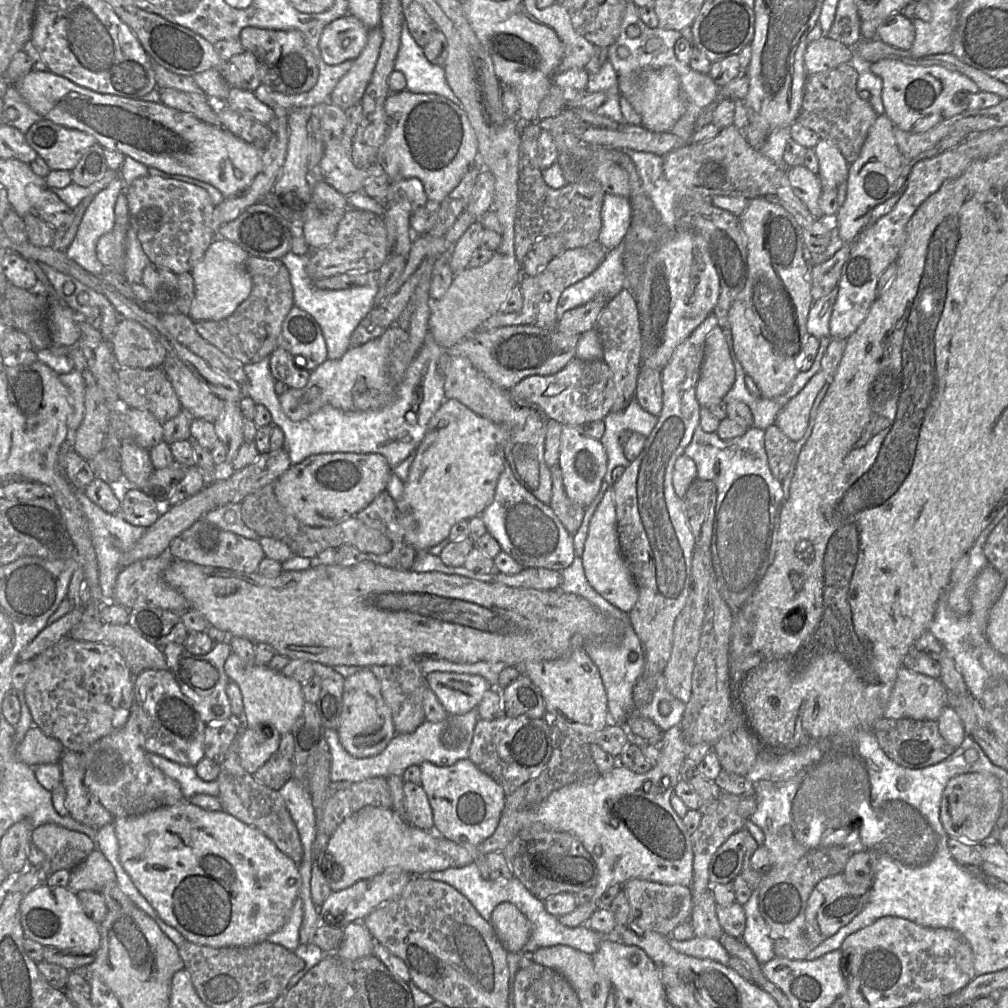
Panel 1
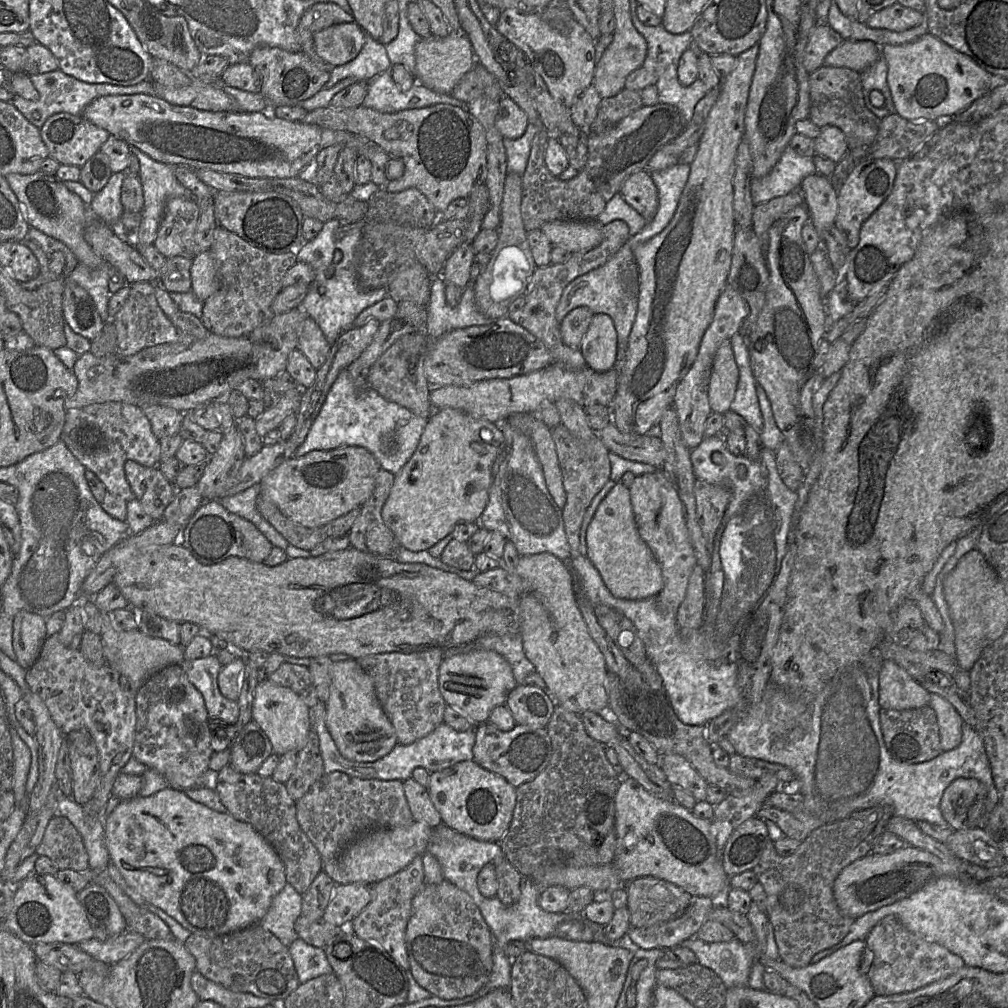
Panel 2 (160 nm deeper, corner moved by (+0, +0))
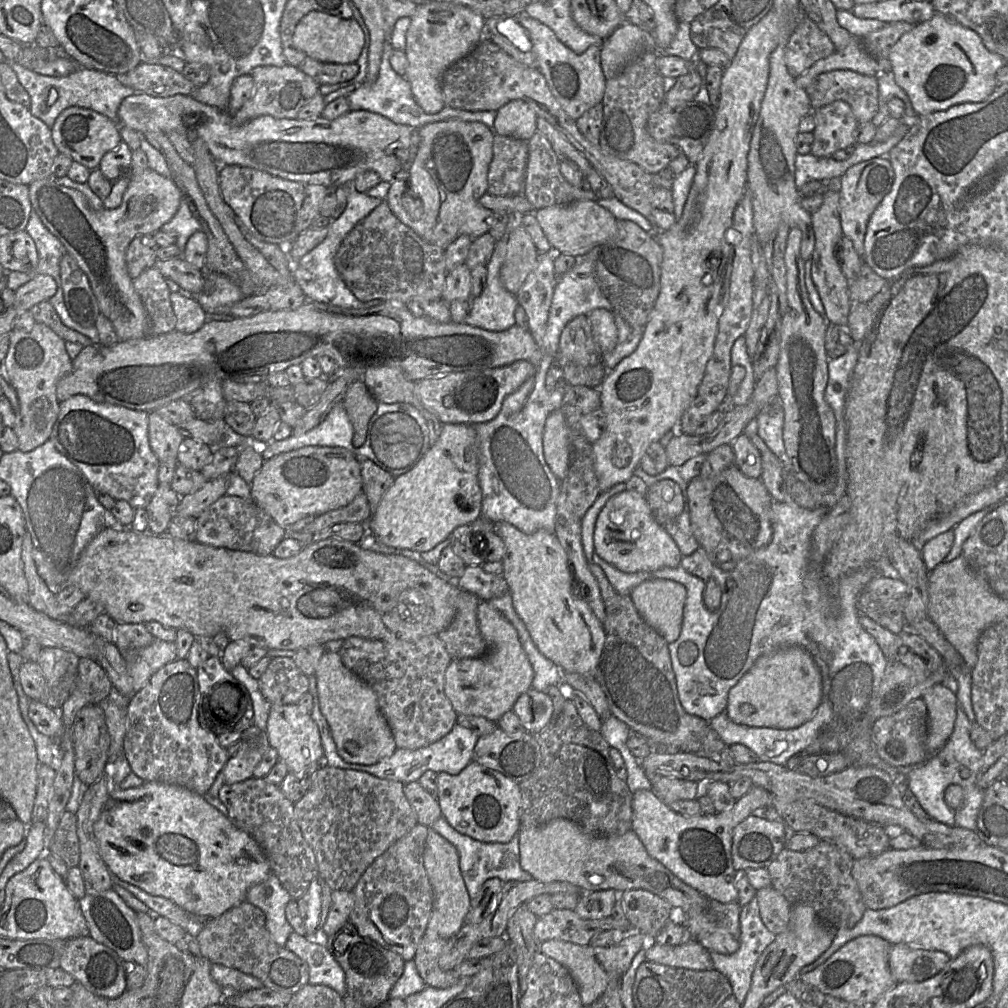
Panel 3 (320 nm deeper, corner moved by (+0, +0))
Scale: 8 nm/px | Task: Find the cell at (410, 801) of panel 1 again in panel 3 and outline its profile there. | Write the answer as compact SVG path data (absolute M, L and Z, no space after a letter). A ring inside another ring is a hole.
M419 781L405 784L404 793L416 812L418 823L430 827L439 817L442 817L438 800L426 791Z

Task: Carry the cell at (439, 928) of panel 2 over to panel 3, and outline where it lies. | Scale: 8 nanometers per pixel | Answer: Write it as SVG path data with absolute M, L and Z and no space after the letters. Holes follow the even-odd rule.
M436 933L424 934L417 947L414 961L426 986L446 989L460 979L454 969L443 971L438 965L438 959L447 941L448 939L438 937Z

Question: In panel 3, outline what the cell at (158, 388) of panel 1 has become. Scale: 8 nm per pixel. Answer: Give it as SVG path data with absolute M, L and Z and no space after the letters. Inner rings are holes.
M156 411L149 412L149 443L160 462L177 462L179 447L184 440L179 429Z

